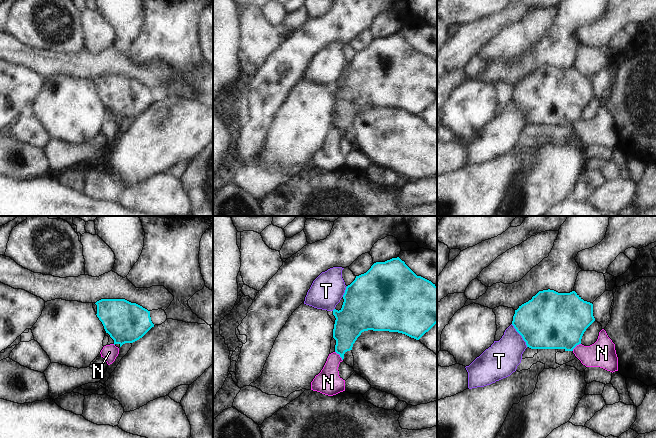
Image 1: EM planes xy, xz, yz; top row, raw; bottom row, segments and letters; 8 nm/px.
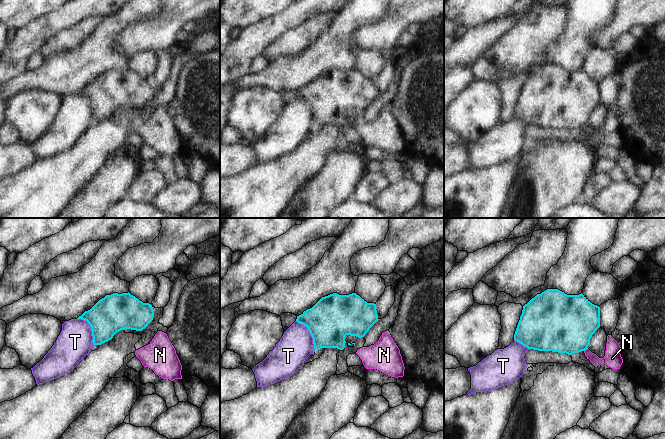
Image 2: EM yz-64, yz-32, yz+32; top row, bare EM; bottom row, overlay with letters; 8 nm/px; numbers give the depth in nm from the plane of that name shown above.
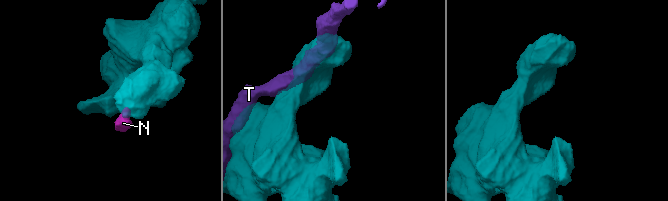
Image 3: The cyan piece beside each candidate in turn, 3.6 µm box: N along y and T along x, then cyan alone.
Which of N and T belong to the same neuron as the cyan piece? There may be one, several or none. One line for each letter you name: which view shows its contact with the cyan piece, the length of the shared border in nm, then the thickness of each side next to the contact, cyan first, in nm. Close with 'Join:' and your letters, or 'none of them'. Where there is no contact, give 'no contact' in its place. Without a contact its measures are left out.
Join: none of them

